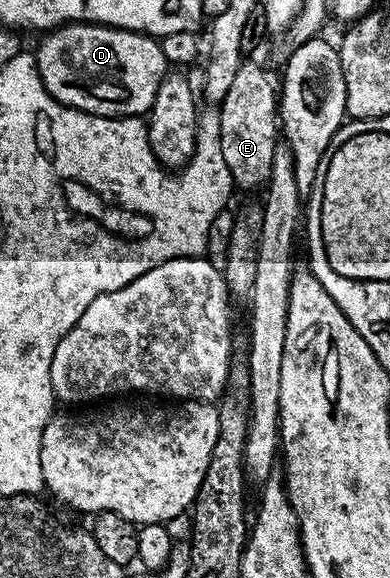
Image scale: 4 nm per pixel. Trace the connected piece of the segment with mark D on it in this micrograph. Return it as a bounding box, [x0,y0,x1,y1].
[34,22,169,118]

